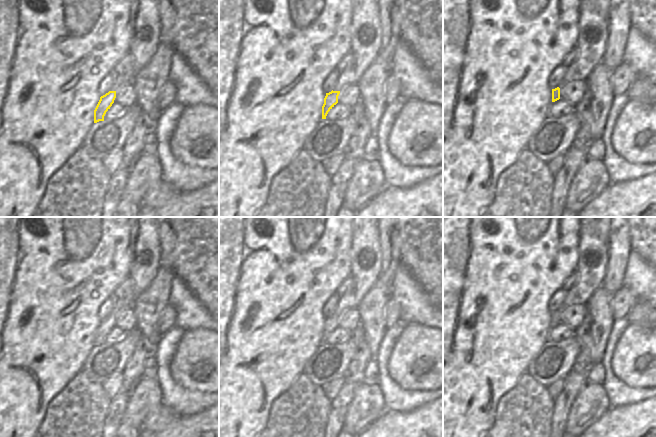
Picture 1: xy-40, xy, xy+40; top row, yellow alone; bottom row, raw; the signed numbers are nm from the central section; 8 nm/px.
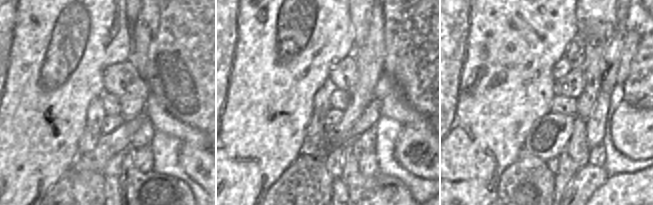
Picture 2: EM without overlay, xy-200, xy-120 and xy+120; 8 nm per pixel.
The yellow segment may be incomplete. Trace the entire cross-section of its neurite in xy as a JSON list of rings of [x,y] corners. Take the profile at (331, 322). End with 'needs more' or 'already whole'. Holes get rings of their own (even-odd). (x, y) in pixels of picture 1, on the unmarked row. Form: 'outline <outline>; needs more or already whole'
outline [[[354,217],[352,222],[352,288],[344,293],[334,313],[326,317],[322,343],[338,327],[343,311],[358,307],[362,298],[372,289],[382,272],[382,250],[378,232],[378,217]]]; needs more

